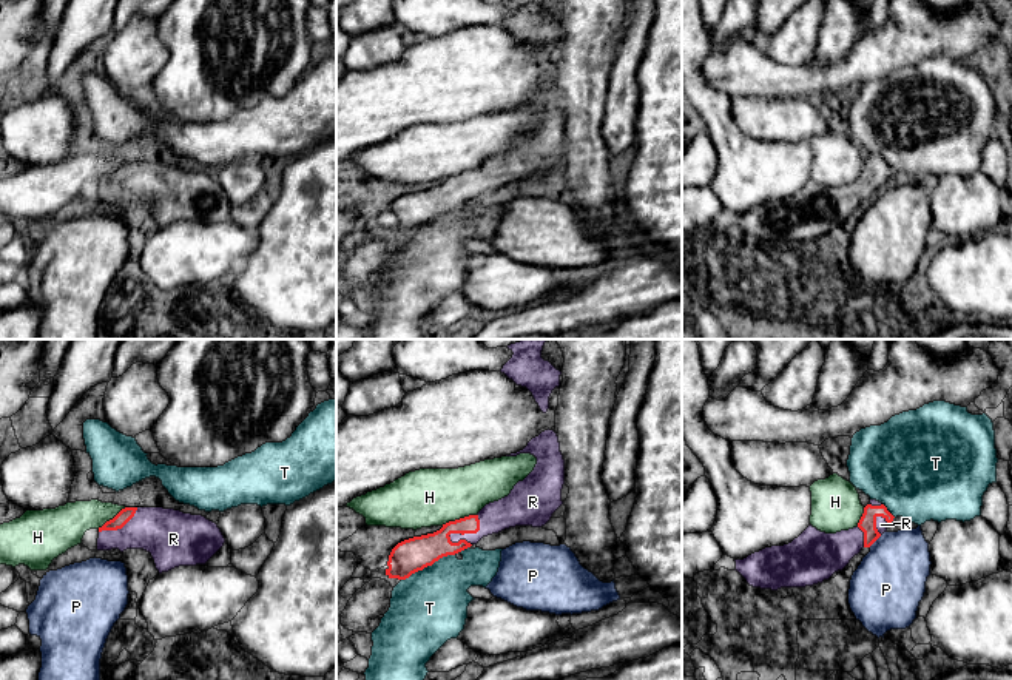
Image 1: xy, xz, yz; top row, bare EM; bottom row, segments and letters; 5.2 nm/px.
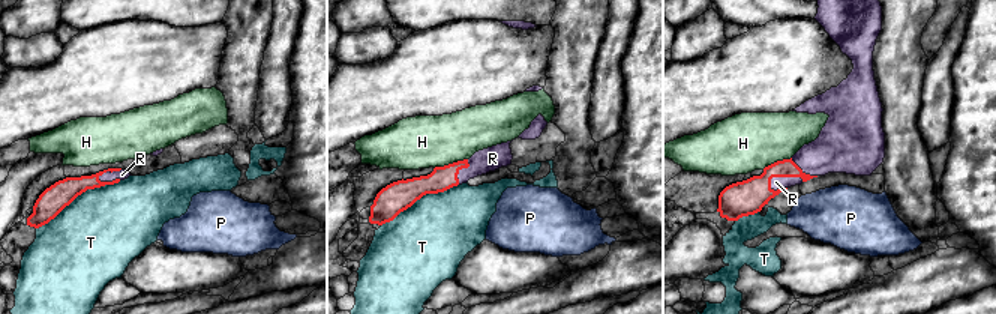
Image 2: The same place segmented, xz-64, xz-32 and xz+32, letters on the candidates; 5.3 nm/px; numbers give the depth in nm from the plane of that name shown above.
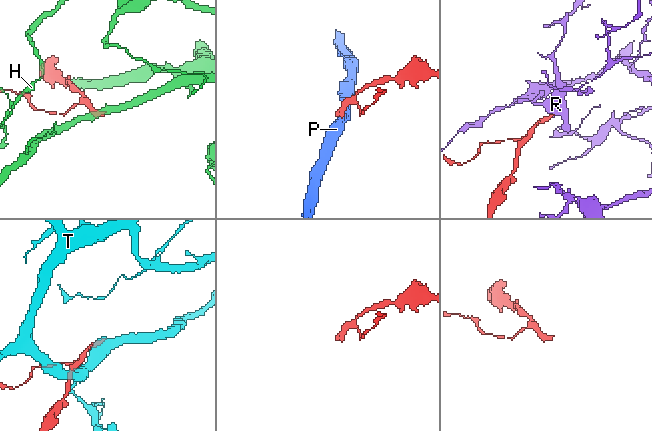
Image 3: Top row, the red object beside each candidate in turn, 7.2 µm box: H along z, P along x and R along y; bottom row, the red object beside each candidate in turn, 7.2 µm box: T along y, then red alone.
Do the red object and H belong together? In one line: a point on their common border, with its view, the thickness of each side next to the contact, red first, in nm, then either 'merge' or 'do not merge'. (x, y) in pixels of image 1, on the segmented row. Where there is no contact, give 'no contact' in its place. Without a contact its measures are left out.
meets red in xz at (460, 518); 160 nm thick on the red side, 300 nm on the other; do not merge

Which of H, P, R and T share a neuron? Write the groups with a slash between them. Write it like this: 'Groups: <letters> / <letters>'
Groups: H / P / R / T

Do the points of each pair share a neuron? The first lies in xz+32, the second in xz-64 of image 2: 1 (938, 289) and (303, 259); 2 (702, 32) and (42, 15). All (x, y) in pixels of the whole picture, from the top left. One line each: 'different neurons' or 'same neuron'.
1: same neuron
2: different neurons

